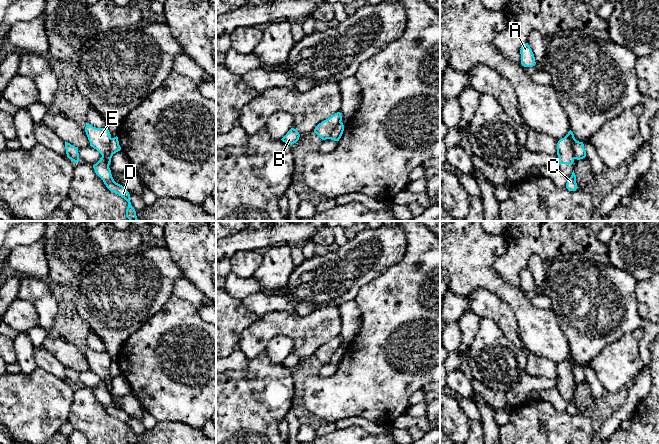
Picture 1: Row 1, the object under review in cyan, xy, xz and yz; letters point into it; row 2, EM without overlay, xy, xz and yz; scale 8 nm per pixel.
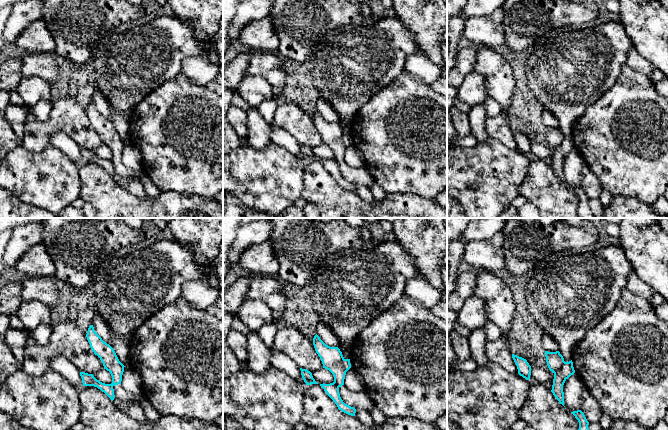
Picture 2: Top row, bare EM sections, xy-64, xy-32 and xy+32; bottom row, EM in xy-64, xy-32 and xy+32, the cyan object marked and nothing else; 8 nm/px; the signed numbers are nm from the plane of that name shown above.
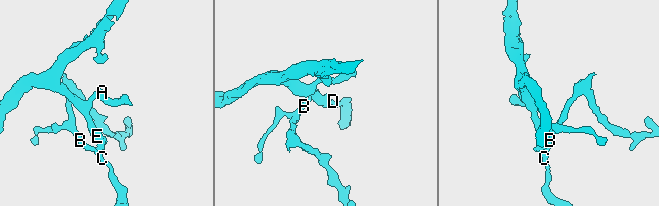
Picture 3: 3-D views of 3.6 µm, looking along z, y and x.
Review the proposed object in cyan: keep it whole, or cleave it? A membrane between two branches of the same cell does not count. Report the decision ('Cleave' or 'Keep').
Cleave

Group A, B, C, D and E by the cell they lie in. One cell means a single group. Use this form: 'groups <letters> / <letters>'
groups A E / B C D

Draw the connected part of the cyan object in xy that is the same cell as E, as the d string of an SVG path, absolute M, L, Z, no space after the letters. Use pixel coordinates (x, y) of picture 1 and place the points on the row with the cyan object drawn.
M87 123L85 132L90 142L90 146L96 149L110 165L111 158L113 156L110 151L111 134L109 130L105 128L96 128Z

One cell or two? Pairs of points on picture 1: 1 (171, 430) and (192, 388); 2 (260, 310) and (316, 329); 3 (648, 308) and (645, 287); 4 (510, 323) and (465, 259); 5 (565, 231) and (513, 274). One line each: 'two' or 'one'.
1: two
2: two
3: one
4: two
5: one

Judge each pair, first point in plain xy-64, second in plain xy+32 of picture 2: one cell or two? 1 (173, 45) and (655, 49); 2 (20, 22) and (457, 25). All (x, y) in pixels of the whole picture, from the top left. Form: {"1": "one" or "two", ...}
{"1": "two", "2": "two"}

